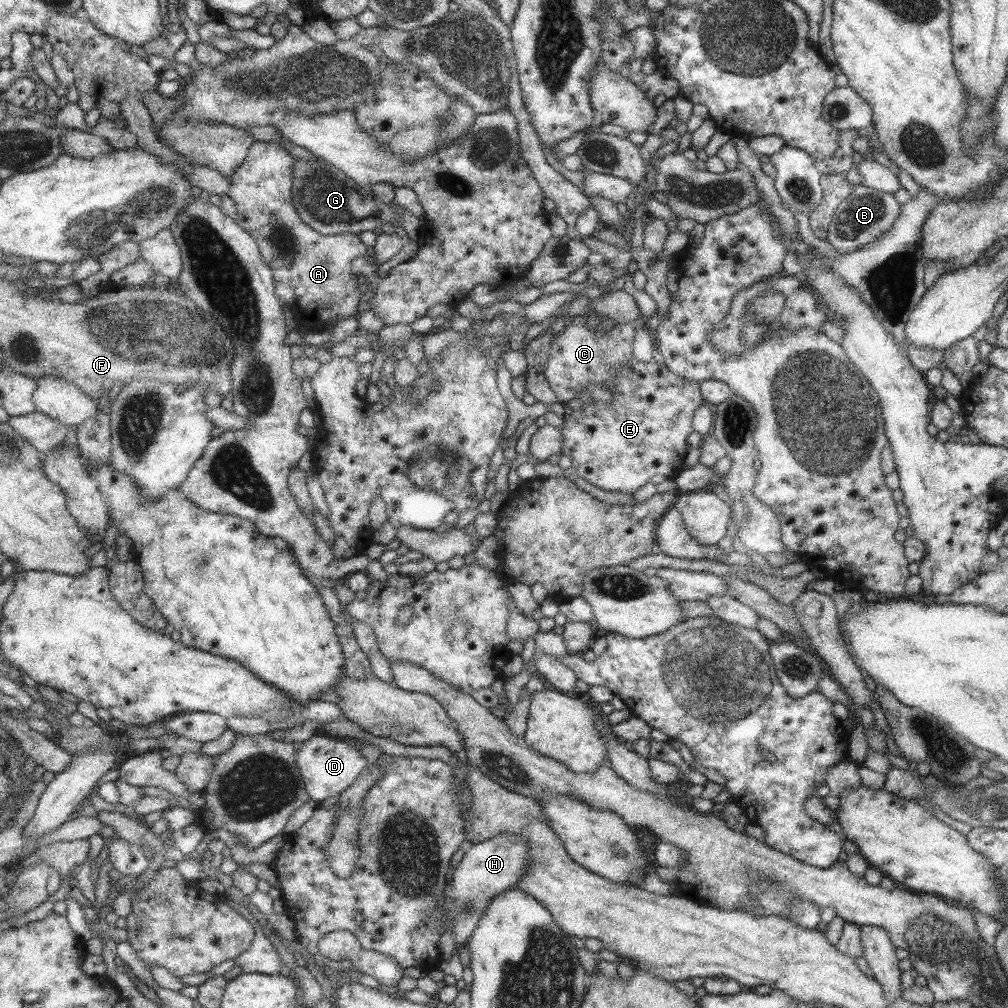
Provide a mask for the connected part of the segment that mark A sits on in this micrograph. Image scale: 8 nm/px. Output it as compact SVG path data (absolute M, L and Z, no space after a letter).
M255 141L245 162L230 176L231 188L225 194L221 208L233 217L247 233L258 241L263 259L274 270L276 292L295 313L295 321L300 326L313 324L331 324L345 318L359 318L359 298L368 285L370 274L353 274L353 260L365 257L367 245L361 242L357 234L323 235L315 228L305 224L294 205L293 189L294 166L296 158L283 144Z

